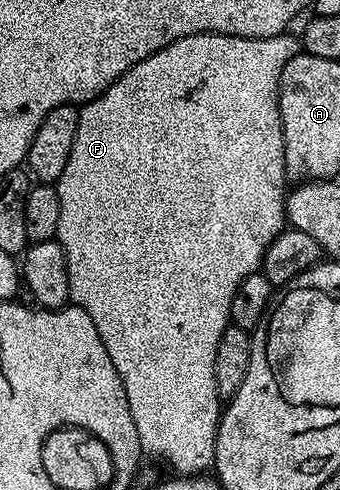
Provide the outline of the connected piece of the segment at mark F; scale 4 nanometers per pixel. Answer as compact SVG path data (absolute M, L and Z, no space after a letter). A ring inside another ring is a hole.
M285 31L278 34L277 37L254 39L253 37L231 37L225 33L199 33L198 35L178 39L166 47L162 47L154 55L142 59L142 63L130 67L130 71L123 73L102 95L98 95L92 101L85 101L83 105L79 106L80 118L78 119L78 131L74 135L74 147L70 147L70 159L66 159L66 167L62 167L62 175L59 181L55 182L58 191L58 203L62 207L62 215L58 215L58 231L55 240L59 241L60 246L63 247L68 260L68 278L70 279L68 296L71 304L84 309L86 315L90 315L90 319L94 319L94 327L98 327L98 335L126 387L126 403L130 403L130 415L134 415L134 427L138 427L141 450L145 454L153 453L154 456L161 457L162 460L169 461L172 465L177 465L180 471L208 471L213 468L216 460L216 427L220 423L222 412L222 398L216 389L216 380L214 379L214 351L218 351L218 339L222 339L222 335L227 331L232 320L232 300L242 283L242 279L246 279L246 275L257 272L263 266L264 252L268 250L268 244L281 233L286 225L284 216L286 170L284 167L284 132L282 131L282 119L280 118L280 76L286 67L286 63L290 63L290 59L301 52L302 49L301 38L299 36L291 37L290 34L291 32ZM148 233L165 233L168 236L164 245L166 248L172 249L173 259L180 264L180 277L144 277L152 269L151 263L144 258L148 253Z

